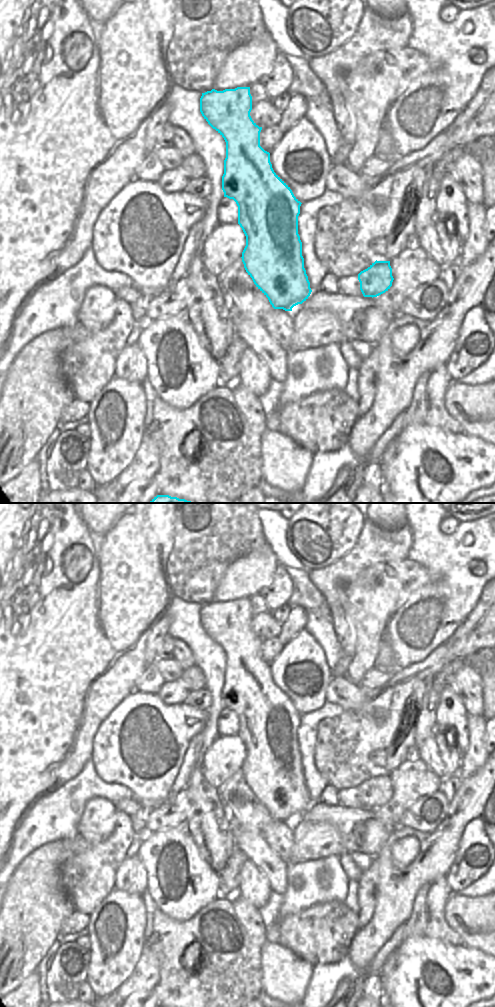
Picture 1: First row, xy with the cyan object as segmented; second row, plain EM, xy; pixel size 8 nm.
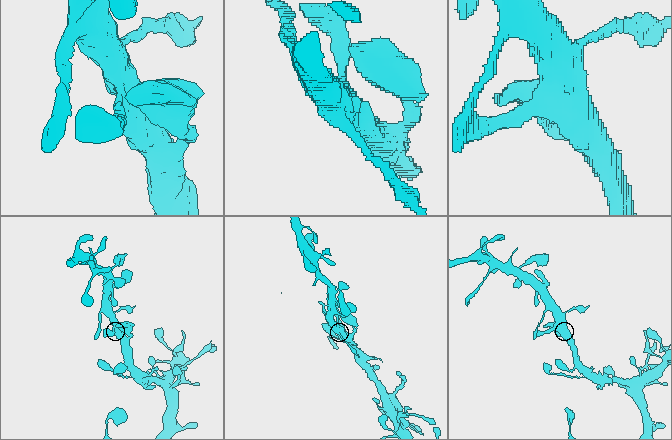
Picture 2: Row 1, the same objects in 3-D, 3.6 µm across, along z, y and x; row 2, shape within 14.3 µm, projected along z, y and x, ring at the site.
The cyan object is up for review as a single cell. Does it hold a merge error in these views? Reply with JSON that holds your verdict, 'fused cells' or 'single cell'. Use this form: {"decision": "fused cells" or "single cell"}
{"decision": "single cell"}

